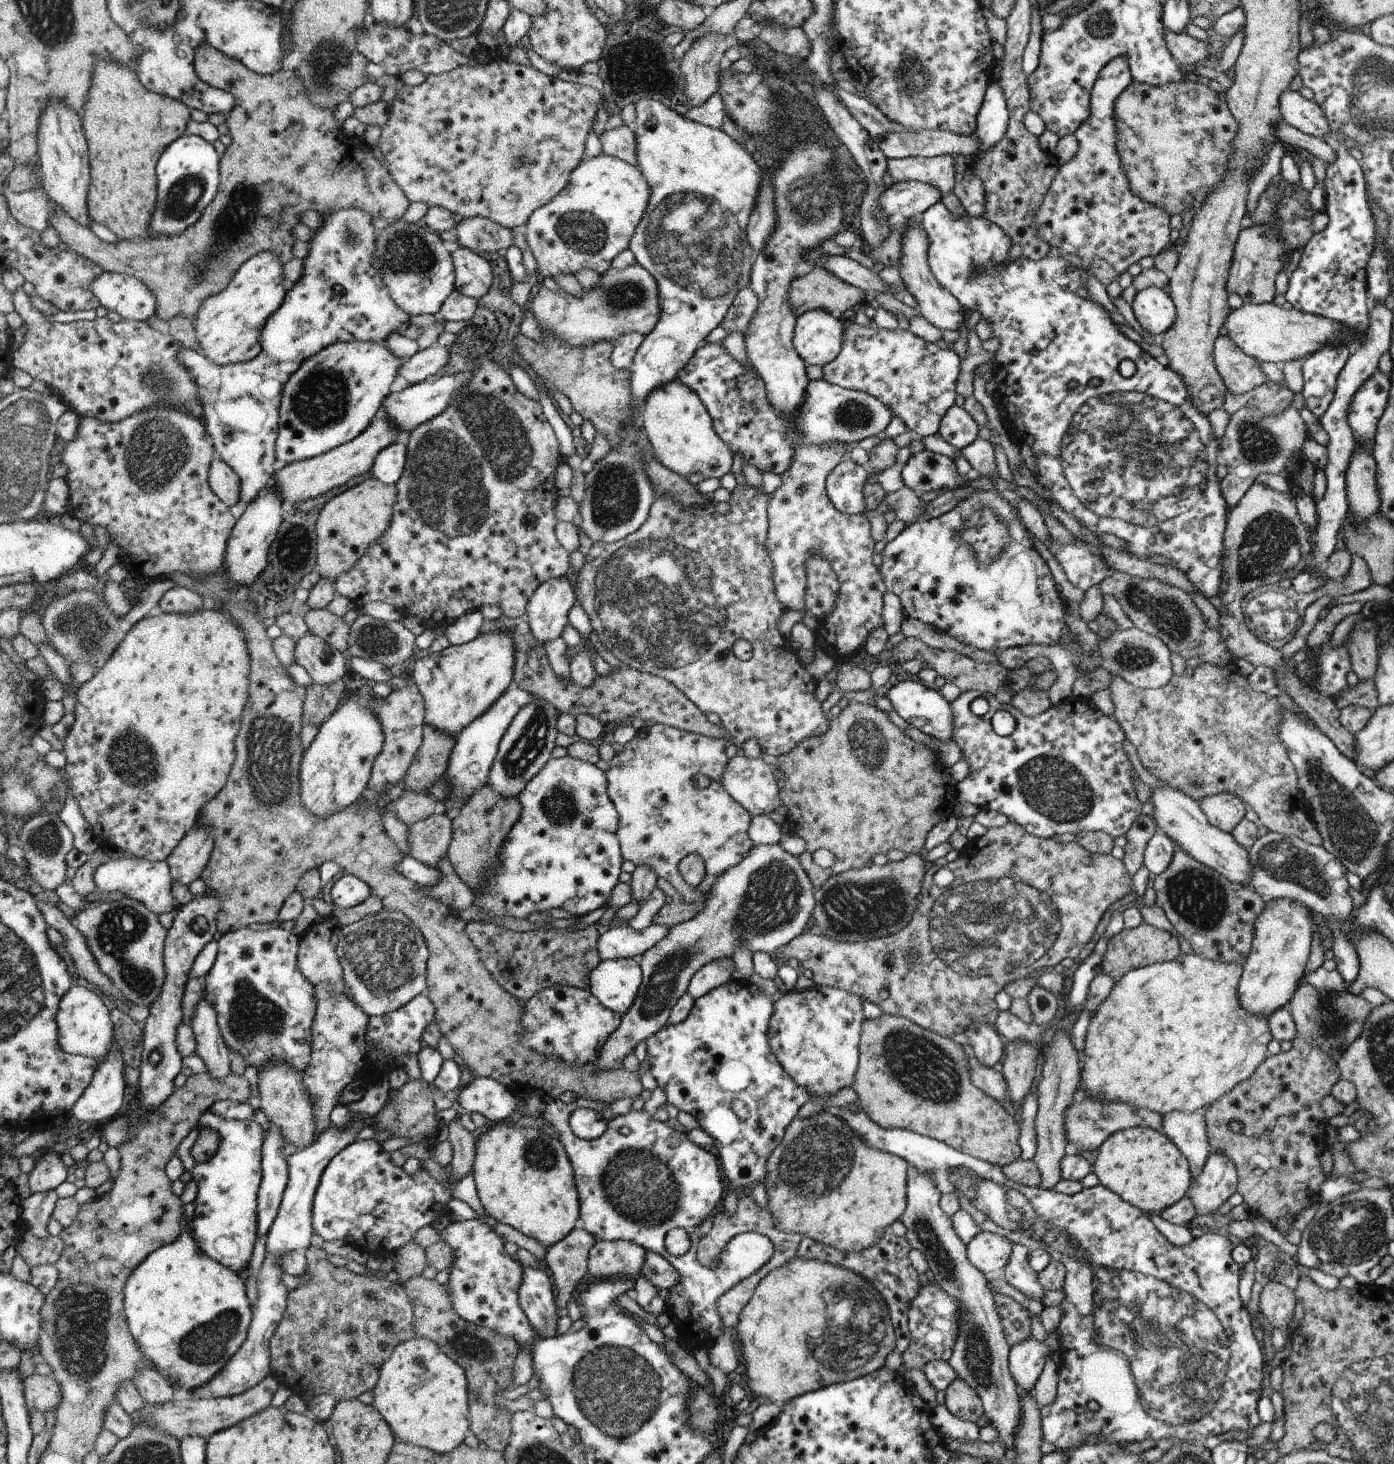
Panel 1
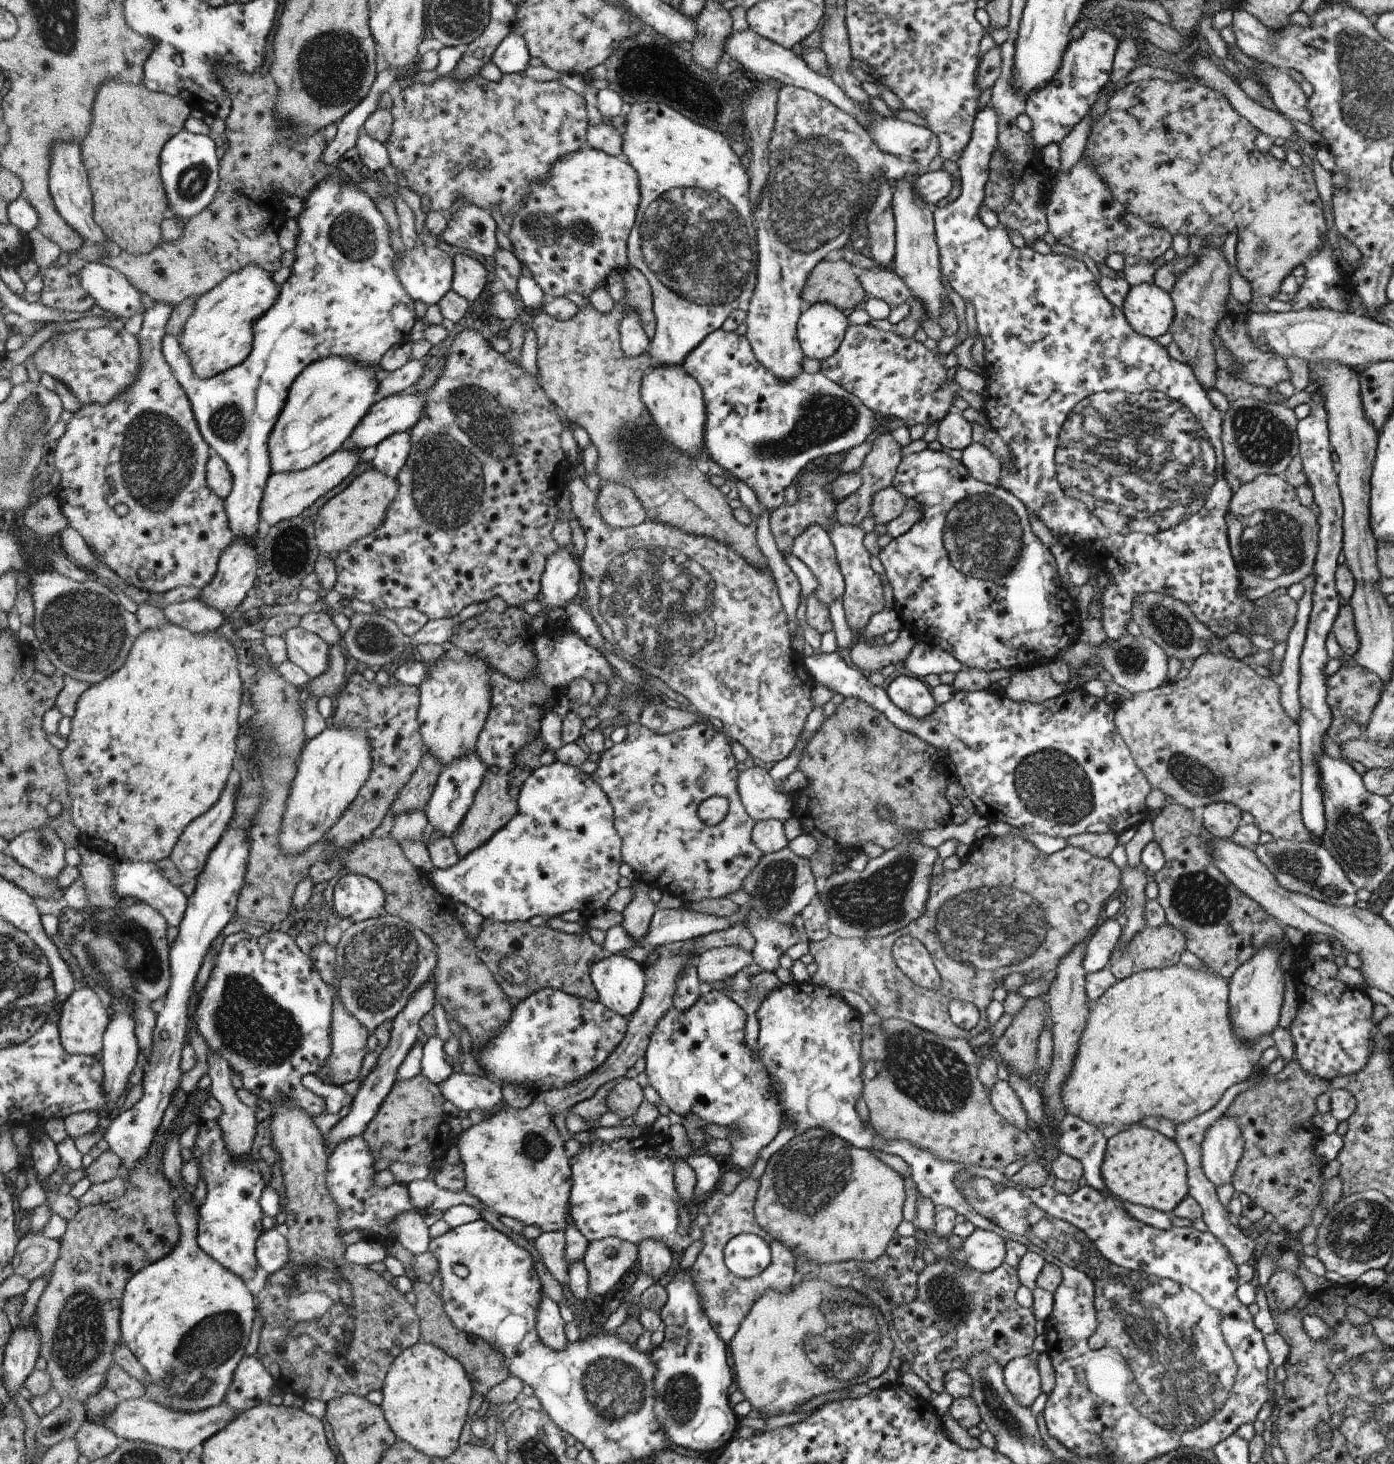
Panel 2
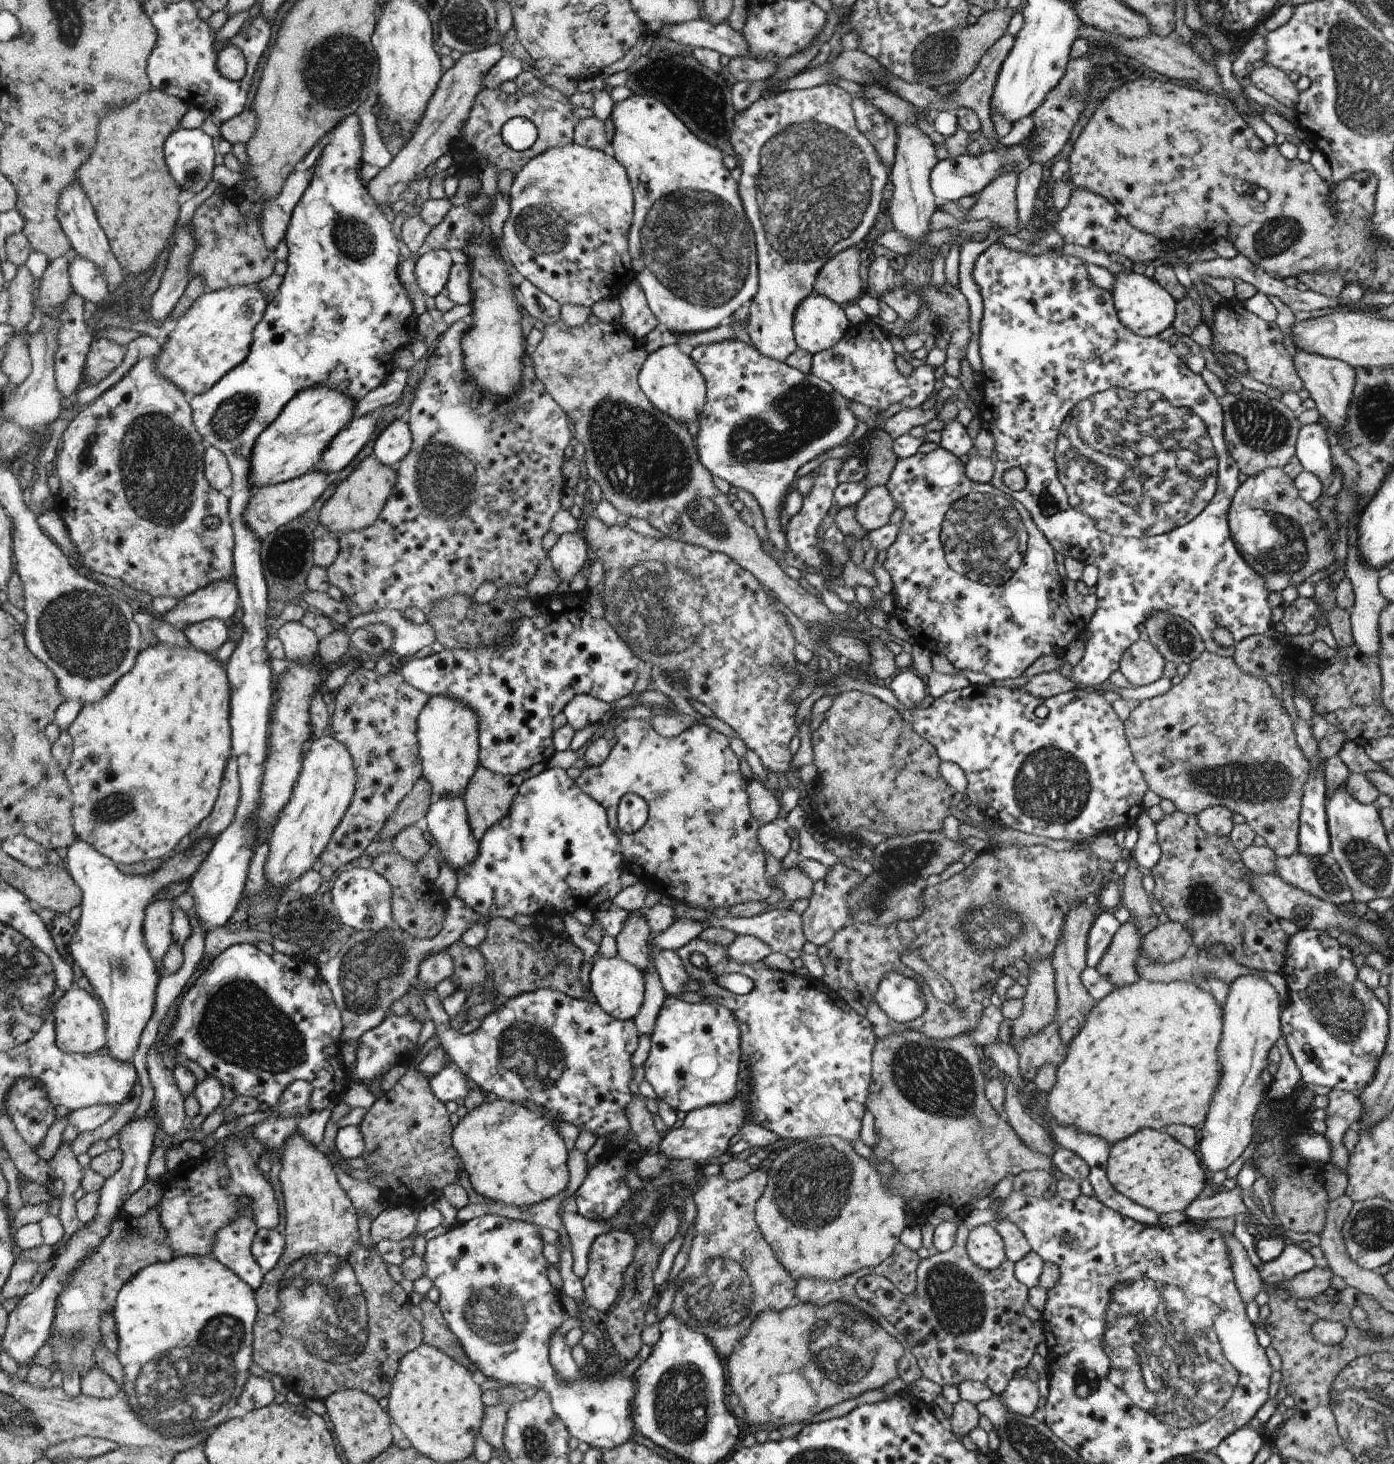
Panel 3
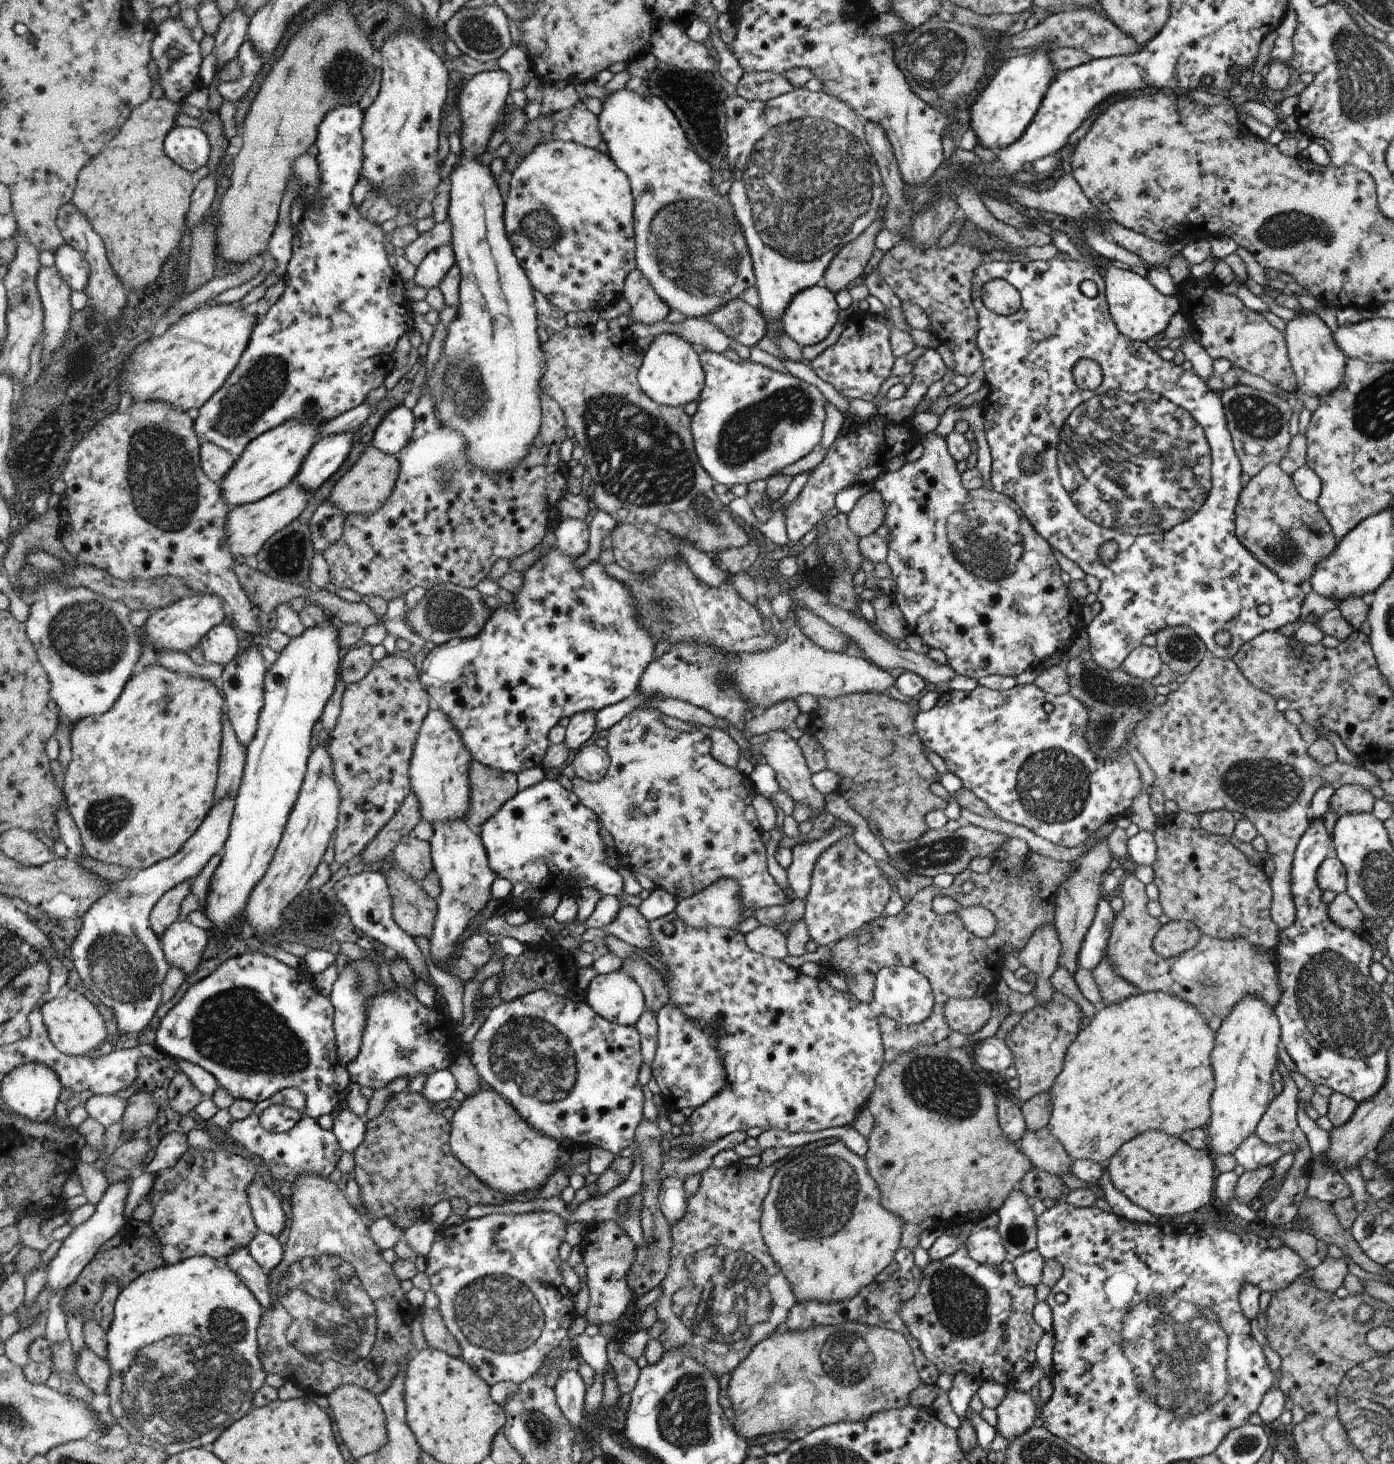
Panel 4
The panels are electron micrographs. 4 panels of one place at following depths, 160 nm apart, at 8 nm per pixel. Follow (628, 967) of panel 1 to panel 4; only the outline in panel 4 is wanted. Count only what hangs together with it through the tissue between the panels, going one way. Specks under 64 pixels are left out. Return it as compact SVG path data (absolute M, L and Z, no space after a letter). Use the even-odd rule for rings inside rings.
M623 969L597 975L587 988L586 1002L607 1021L624 1026L635 1026L646 1011L641 985Z

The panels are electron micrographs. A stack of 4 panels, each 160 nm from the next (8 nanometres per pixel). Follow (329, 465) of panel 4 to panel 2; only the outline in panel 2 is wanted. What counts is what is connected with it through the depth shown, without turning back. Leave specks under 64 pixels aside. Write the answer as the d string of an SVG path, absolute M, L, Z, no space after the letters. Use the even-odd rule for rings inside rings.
M408 391L399 395L392 395L385 399L378 400L373 404L372 408L365 414L359 426L354 430L353 434L343 444L344 449L350 451L366 450L368 446L376 446L385 438L396 433L410 432L410 428L414 427L418 418L422 414L425 407L426 393L410 394Z

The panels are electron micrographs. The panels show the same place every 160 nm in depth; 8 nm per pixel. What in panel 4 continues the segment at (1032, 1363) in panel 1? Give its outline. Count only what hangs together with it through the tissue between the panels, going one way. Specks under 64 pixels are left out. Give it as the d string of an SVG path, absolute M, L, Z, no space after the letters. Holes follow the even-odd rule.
M1012 1388L1006 1393L996 1412L995 1430L1010 1444L1015 1438L1032 1428L1034 1419L1040 1414L1040 1407L1034 1404L1030 1393Z

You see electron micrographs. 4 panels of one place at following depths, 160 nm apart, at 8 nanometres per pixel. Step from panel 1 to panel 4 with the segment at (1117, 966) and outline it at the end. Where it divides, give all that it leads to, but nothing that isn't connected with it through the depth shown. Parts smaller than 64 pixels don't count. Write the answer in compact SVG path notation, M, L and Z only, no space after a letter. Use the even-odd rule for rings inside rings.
M1170 921L1160 925L1154 935L1153 949L1162 958L1182 955L1193 949L1201 939L1201 930L1190 921Z

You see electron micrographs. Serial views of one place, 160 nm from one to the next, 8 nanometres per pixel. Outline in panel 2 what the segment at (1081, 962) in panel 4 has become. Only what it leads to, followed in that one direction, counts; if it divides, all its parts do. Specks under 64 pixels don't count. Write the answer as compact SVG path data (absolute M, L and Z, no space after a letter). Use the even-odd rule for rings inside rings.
M1107 919L1096 928L1090 942L1086 945L1086 954L1083 960L1086 973L1093 973L1108 968L1111 954L1116 948L1122 927L1117 920Z

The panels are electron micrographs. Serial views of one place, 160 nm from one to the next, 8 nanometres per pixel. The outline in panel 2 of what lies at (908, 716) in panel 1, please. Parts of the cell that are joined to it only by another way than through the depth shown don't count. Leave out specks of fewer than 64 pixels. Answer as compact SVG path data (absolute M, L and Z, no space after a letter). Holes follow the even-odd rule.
M900 674L890 682L887 692L898 708L919 719L933 715L938 706L928 684L918 677Z

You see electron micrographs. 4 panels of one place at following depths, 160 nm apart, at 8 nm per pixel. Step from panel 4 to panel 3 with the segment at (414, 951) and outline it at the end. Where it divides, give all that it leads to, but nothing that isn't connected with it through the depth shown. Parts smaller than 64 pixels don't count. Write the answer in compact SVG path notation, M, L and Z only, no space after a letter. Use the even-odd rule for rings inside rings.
M352 868L333 880L332 902L341 921L356 931L382 932L395 926L392 913L393 885L374 869ZM435 988L426 991L422 997L435 1022L435 1034L440 1038L442 1048L452 1063L486 1094L494 1092L498 1098L514 1103L521 1104L526 1100L544 1106L560 1122L569 1122L579 1131L587 1130L597 1138L609 1138L605 1155L625 1146L623 1142L631 1130L626 1109L635 1098L630 1092L632 1060L640 1046L640 1034L634 1020L623 1021L610 1016L592 999L575 999L556 989L541 988L508 999L505 1004L485 1015L480 1027L471 1033L462 1034L450 1028L448 1015Z

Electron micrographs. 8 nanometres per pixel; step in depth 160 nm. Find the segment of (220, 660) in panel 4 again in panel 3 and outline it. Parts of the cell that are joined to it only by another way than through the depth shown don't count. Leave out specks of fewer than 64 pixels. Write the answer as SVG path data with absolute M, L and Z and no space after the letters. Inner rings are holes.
M208 619L202 623L190 625L184 630L184 634L190 646L214 655L226 641L235 635L236 630L228 628L223 620Z

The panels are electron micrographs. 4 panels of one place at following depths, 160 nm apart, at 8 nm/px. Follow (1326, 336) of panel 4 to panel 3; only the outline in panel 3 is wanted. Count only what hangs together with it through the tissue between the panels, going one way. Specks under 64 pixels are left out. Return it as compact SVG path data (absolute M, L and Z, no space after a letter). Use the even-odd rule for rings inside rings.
M1298 348L1293 361L1296 372L1303 382L1304 395L1314 400L1321 418L1330 423L1337 435L1341 437L1345 433L1347 410L1356 384L1355 368L1343 360L1309 353Z

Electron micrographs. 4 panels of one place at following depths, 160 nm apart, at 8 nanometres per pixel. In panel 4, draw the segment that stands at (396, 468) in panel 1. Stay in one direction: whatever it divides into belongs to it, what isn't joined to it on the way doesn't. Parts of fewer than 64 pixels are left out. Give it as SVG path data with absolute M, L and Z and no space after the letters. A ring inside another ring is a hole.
M404 403L391 408L377 426L372 444L386 454L397 455L413 436L415 418Z

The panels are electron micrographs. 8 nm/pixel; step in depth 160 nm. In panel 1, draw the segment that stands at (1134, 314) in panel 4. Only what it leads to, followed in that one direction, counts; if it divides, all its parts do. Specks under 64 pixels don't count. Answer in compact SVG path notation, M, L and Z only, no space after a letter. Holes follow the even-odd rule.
M1148 287L1137 291L1131 304L1138 324L1149 335L1166 332L1176 318L1176 307L1166 289Z

